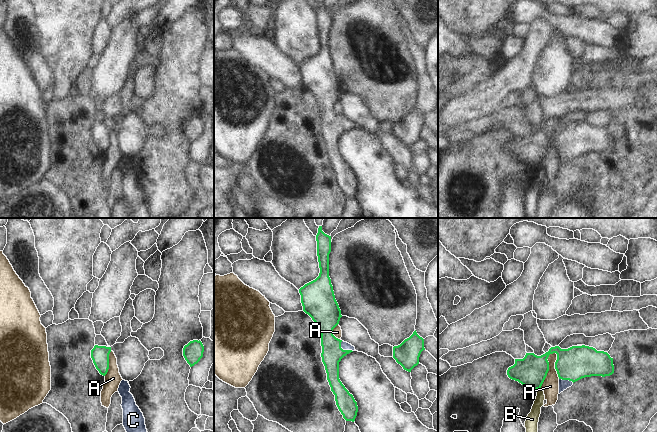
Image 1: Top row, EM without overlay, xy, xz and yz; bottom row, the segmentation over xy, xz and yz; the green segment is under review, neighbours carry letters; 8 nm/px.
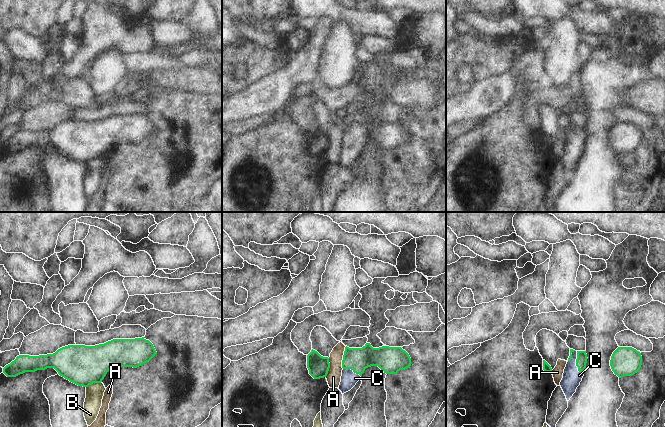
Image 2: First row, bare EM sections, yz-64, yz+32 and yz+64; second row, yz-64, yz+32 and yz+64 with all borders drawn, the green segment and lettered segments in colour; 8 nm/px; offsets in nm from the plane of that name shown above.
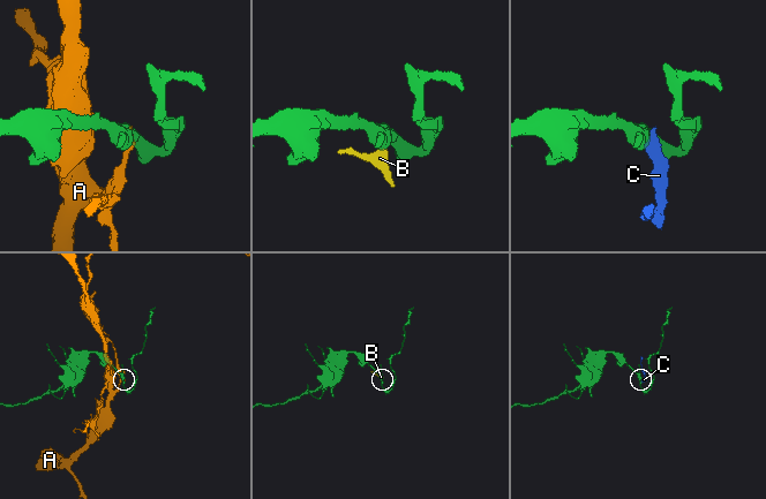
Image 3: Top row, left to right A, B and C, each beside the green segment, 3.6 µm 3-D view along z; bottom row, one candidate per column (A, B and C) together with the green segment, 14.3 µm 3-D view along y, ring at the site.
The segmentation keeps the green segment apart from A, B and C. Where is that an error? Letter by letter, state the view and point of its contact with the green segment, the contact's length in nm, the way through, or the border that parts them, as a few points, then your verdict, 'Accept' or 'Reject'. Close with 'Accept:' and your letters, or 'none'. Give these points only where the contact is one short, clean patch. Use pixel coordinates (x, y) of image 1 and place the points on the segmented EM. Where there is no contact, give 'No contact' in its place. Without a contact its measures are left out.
A: Touches green at yz (548, 369). Shared border 320 nm. Boundary: yz (555, 352), (551, 353), (547, 359), (548, 372), (540, 388). Reject
B: Touches green at yz (538, 388). Shared border 40 nm. Boundary: yz (540, 388), (536, 390). Reject
C: Touches green at xz (344, 350). Shared border 130 nm. Path across: xz (332, 353), (335, 350), (344, 350), (344, 345). Accept
Accept: C.

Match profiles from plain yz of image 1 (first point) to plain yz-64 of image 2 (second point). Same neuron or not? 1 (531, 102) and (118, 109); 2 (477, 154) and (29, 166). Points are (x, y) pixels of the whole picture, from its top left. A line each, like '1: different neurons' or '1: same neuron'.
1: different neurons
2: same neuron

